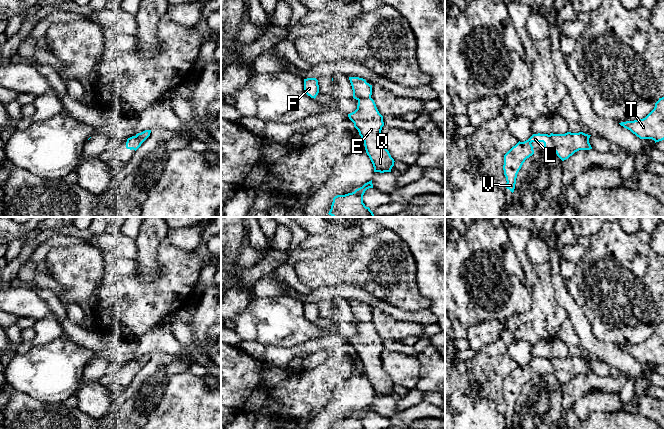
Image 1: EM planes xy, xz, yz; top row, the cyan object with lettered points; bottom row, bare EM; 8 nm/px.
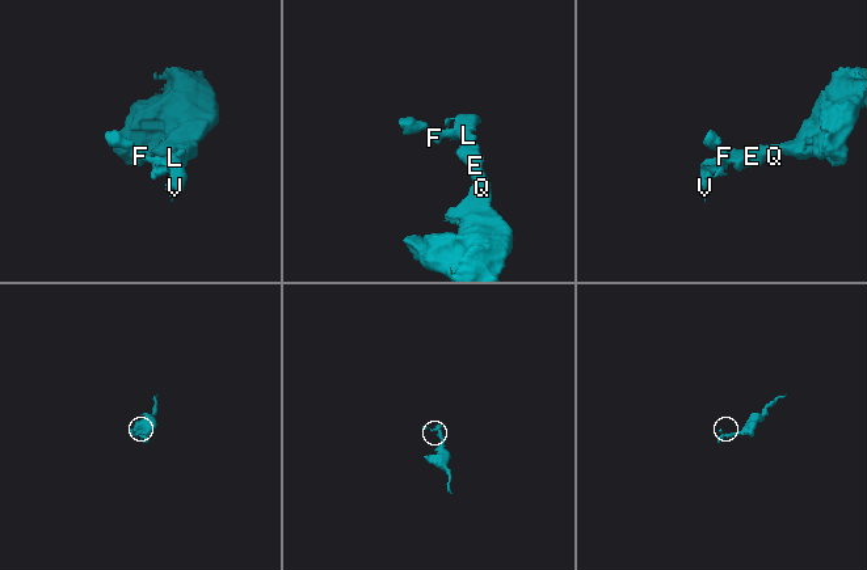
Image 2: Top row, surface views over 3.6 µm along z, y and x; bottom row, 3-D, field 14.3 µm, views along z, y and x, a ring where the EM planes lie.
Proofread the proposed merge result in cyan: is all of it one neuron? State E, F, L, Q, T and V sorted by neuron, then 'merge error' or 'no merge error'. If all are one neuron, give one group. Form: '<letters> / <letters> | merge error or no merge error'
E F L Q T V | no merge error

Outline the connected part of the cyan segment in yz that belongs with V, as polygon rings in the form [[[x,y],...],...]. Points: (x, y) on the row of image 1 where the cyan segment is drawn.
[[[583,132],[565,134],[533,134],[528,140],[518,142],[504,155],[504,175],[506,177],[506,188],[512,193],[515,189],[516,178],[519,170],[527,158],[534,154],[532,142],[543,142],[544,150],[554,150],[562,160],[568,159],[579,150],[592,149],[589,138],[591,135]]]

